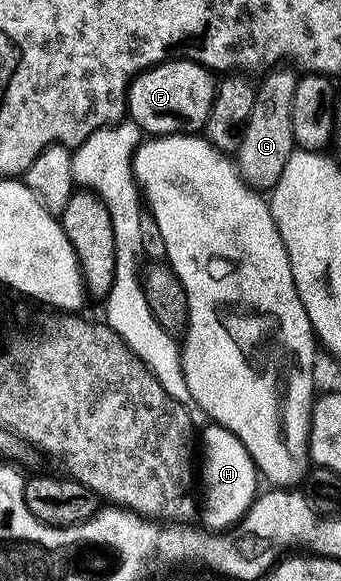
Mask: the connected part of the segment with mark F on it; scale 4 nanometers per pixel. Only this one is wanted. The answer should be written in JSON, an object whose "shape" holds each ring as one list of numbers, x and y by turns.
{"shape":[[174,58,167,62,161,62,158,66,150,66,142,74,138,74,129,85,127,95,127,114,139,129,149,136,164,134,194,134,204,131,205,121,213,111,217,97,218,83,213,82,214,75,197,62,191,62,188,58]]}

